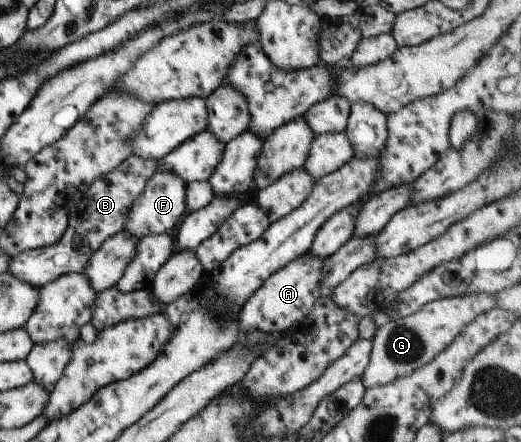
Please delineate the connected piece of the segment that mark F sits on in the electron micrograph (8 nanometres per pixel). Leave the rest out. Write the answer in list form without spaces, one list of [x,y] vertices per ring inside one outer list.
[[[158,171],[147,181],[141,197],[134,201],[133,209],[129,211],[123,230],[139,240],[149,234],[173,233],[188,212],[185,205],[186,195],[187,183],[181,177],[169,171]]]

